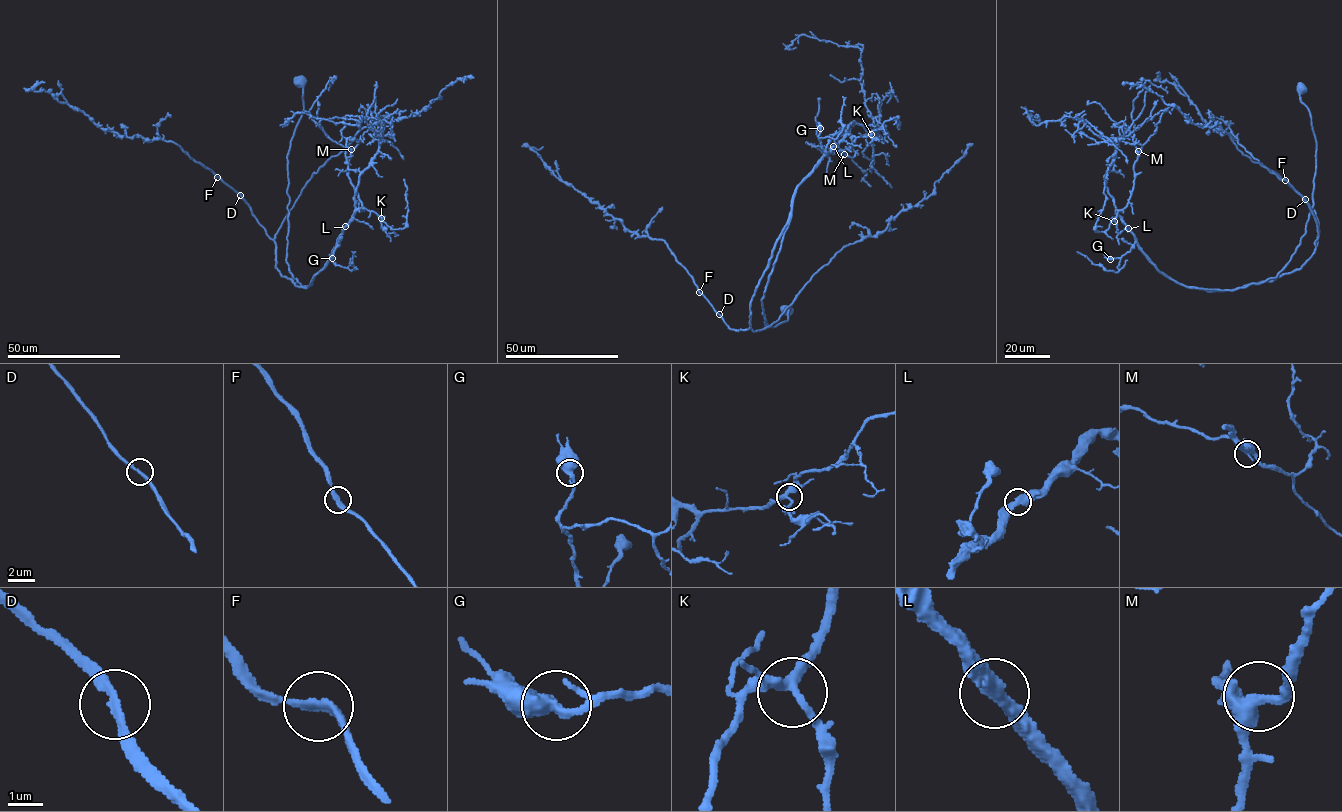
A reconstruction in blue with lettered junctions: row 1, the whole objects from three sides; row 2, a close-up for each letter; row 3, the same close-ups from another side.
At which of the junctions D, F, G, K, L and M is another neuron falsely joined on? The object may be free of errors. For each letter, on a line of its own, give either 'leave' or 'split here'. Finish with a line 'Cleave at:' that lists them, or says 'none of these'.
D: leave
F: leave
G: leave
K: leave
L: leave
M: leave
Cleave at: none of these

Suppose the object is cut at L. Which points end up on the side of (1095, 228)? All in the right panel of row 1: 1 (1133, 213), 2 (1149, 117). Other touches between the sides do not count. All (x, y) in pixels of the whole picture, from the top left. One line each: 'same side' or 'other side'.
1: same side
2: same side

